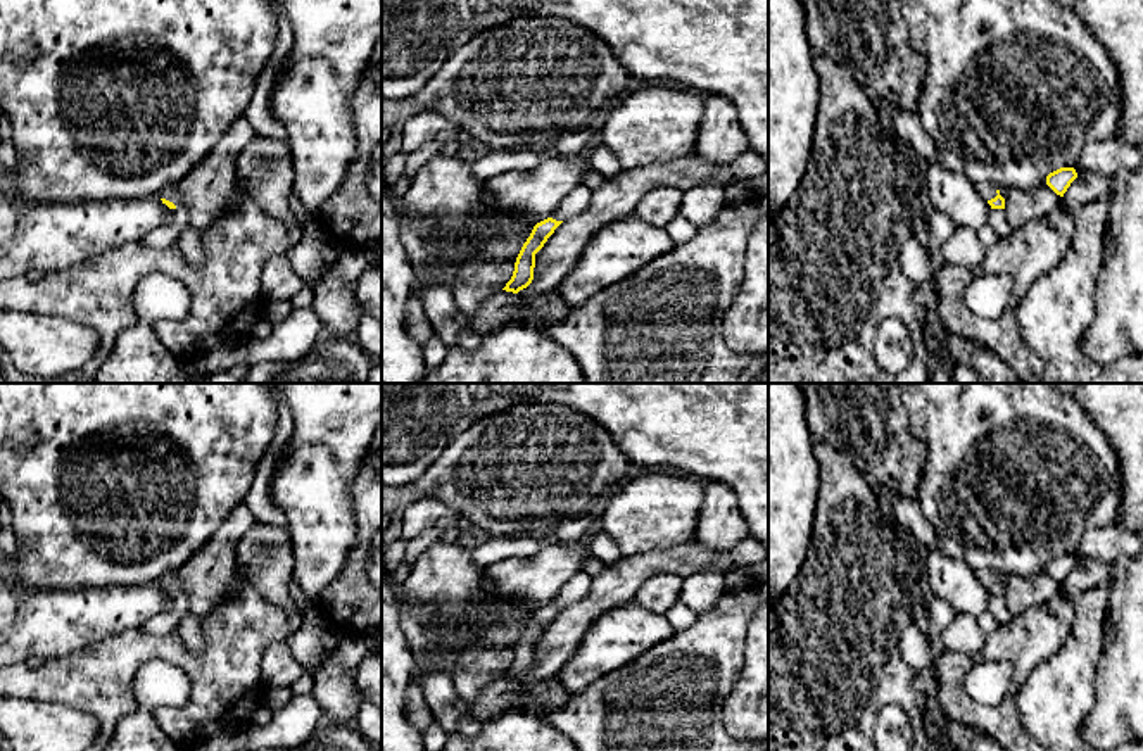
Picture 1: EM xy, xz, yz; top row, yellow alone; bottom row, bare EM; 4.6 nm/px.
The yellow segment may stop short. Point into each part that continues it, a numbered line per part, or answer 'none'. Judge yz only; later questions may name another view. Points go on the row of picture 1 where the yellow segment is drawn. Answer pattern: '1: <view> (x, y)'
none

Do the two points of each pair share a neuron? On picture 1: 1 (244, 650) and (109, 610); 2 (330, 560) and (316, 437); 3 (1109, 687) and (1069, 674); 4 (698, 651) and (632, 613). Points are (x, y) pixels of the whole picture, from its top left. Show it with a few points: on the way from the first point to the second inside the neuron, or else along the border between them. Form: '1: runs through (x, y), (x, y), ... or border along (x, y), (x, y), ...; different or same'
1: border along (140, 627), (116, 632), (102, 641); different
2: runs through (322, 529), (318, 468); same
3: border along (1102, 643), (1095, 670), (1095, 705), (1085, 722); different
4: border along (675, 632), (636, 658); different

